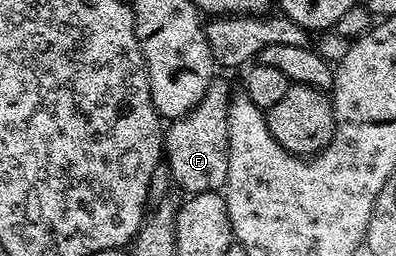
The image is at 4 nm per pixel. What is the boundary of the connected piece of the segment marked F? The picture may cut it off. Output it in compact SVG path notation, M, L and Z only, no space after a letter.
M210 87L204 97L183 119L175 119L164 131L164 163L170 166L170 175L186 190L187 196L221 192L228 177L228 111L222 111L222 87Z

